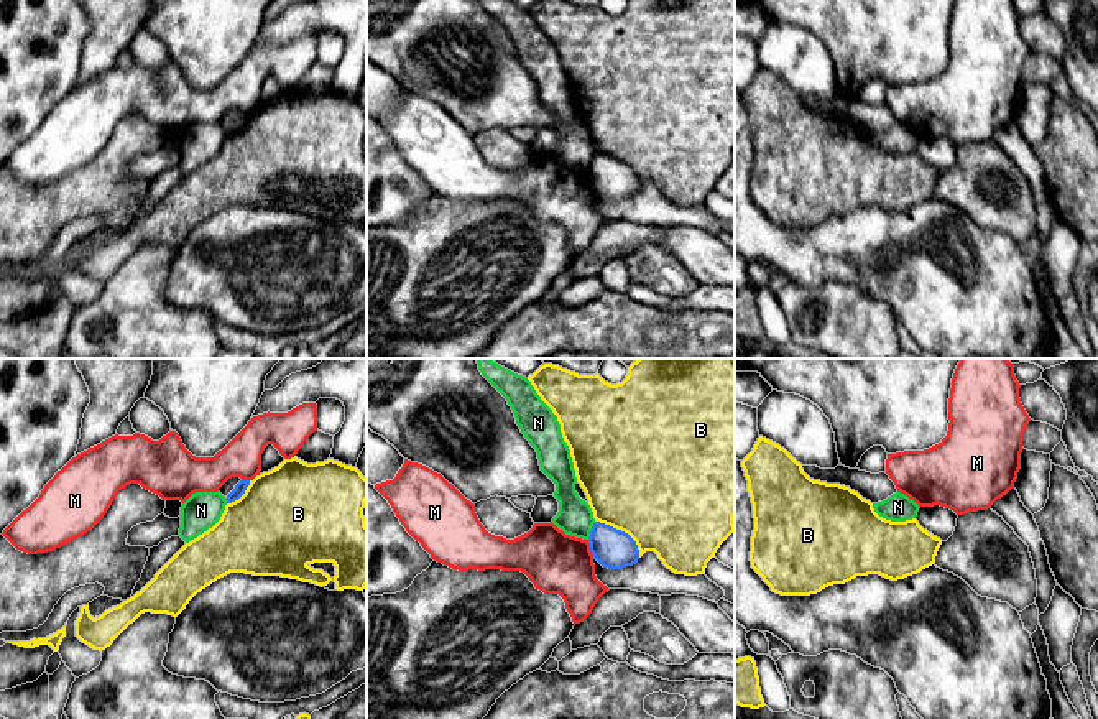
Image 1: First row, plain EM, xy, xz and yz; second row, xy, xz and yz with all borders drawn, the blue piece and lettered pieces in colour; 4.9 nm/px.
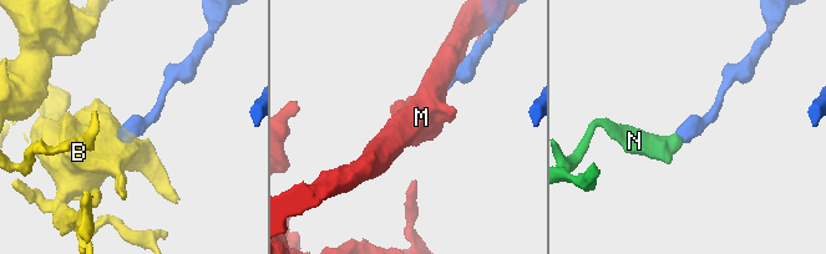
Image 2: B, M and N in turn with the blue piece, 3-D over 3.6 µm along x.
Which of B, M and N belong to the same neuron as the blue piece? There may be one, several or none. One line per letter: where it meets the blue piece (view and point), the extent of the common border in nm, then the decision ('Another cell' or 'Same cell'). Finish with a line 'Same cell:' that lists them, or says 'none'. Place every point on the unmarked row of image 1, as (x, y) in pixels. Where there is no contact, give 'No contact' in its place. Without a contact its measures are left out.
B: Touches blue at xz (623, 163). Shared border 280 nm. Another cell
M: Touches blue at xz (590, 181). Shared border 100 nm. Another cell
N: Touches blue at xz (592, 162). Shared border 100 nm. Another cell
Same cell: none

